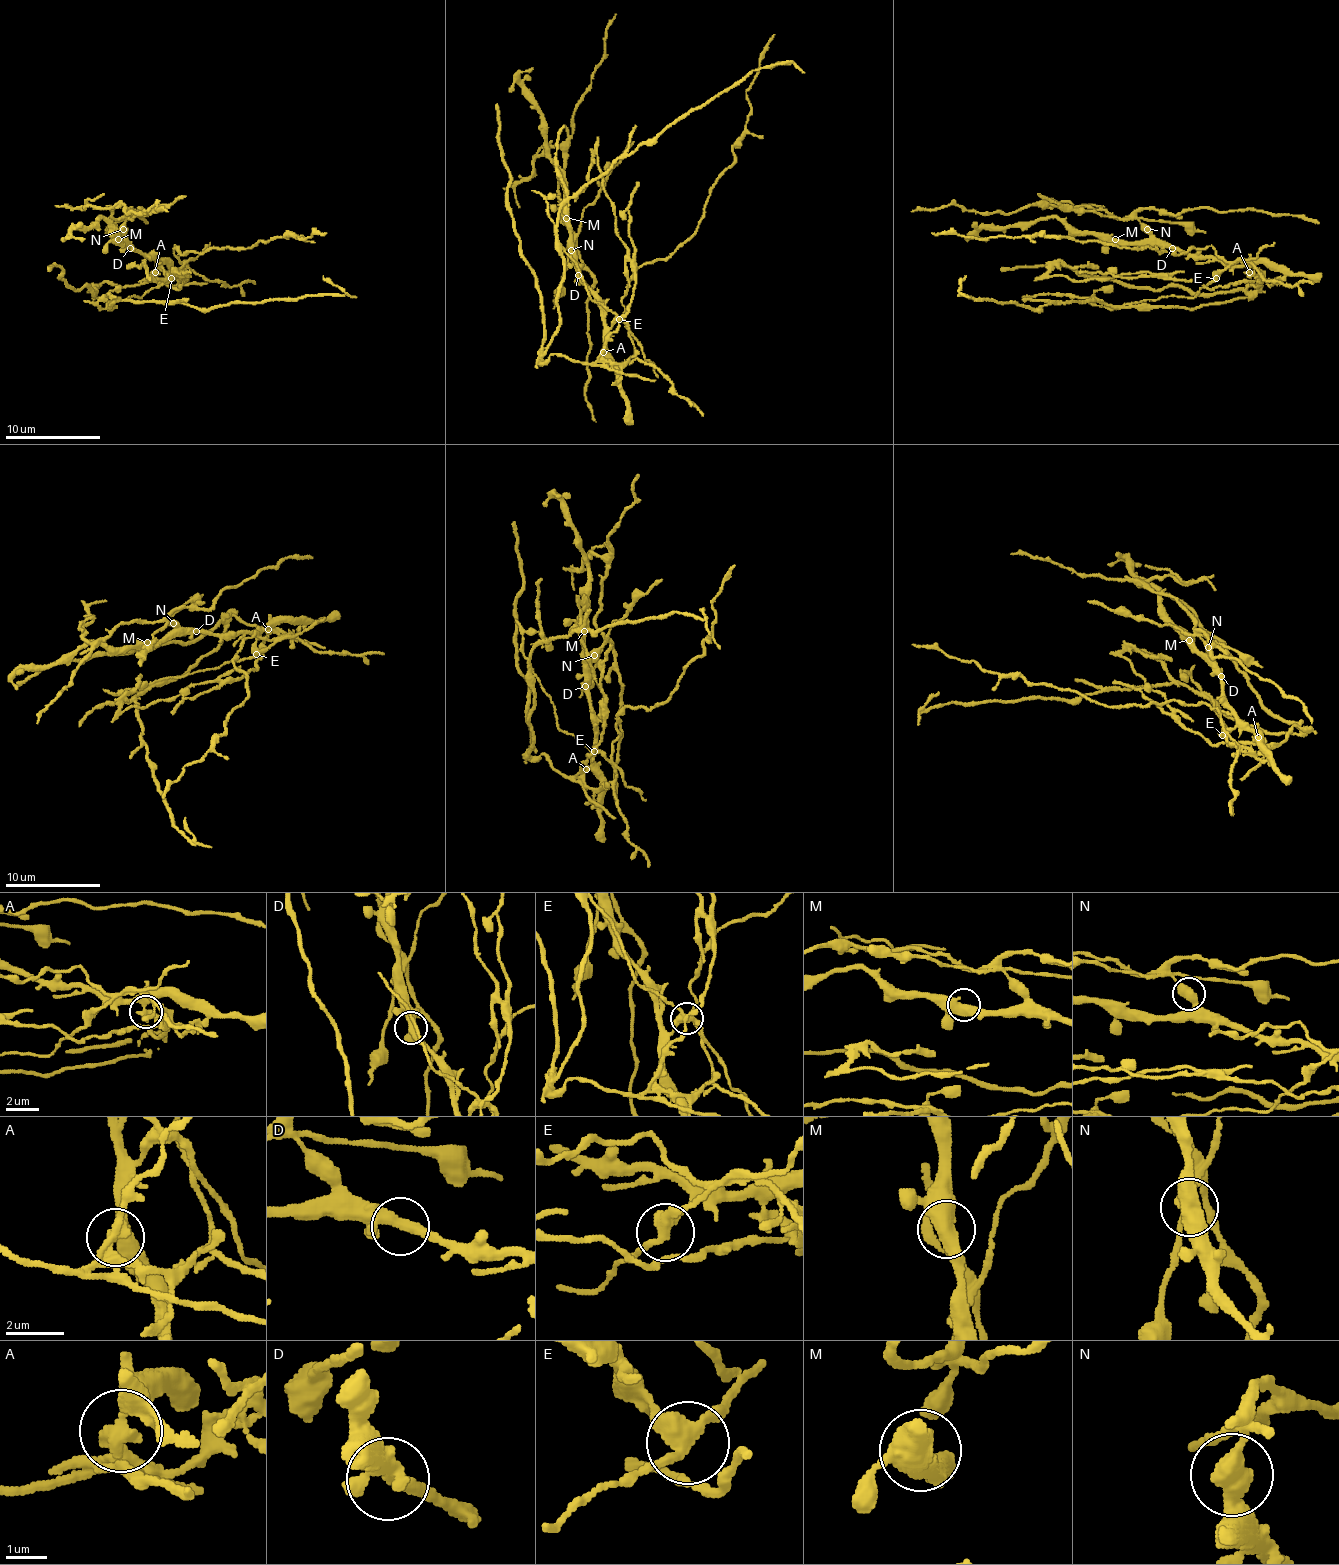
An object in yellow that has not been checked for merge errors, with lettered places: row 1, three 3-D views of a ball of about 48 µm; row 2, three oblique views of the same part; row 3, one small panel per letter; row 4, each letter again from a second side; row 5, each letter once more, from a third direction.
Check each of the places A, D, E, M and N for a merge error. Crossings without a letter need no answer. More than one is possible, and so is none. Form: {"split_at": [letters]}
{"split_at": ["A", "E", "N"]}

